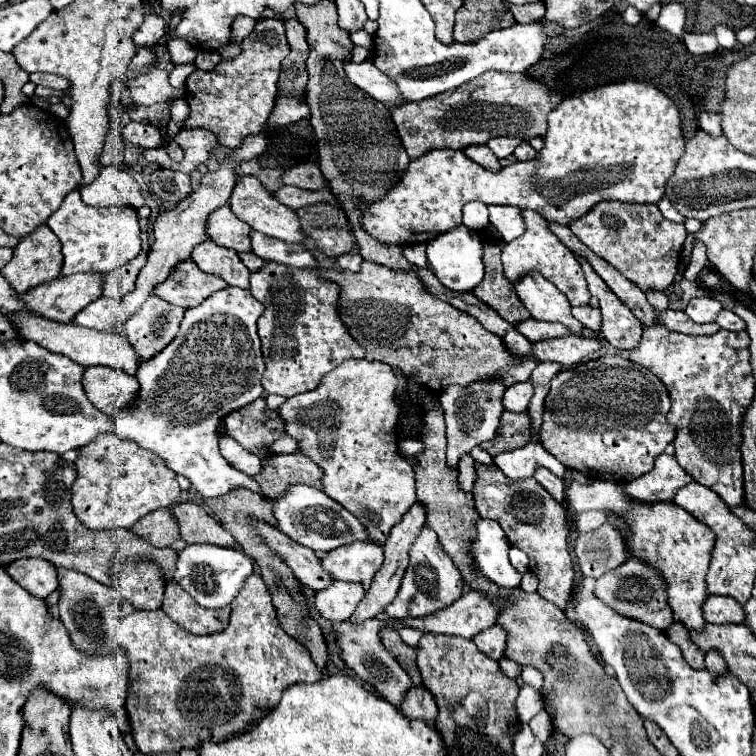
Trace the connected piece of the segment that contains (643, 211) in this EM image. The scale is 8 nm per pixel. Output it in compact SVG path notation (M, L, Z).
M602 200L600 204L592 206L588 214L572 220L570 230L596 256L610 262L616 270L620 270L632 284L636 284L644 292L664 292L678 274L680 248L686 238L686 230L682 224L664 220L656 204Z

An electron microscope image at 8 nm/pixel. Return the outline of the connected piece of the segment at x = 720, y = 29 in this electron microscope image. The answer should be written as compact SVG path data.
M718 25L714 27L713 33L716 34L718 44L722 48L732 48L736 44L736 36L734 30L724 26Z

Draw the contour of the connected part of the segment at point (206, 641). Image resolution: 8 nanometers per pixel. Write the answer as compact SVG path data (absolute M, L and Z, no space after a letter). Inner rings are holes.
M254 574L246 580L242 592L232 602L230 624L224 632L212 636L196 636L182 630L166 612L148 610L124 616L116 624L116 642L130 658L130 690L126 710L132 724L134 744L140 752L180 752L182 748L198 748L204 740L222 742L242 732L248 724L260 720L278 704L282 692L296 682L318 682L322 672L316 668L308 650L288 636L276 618L276 608L268 586Z

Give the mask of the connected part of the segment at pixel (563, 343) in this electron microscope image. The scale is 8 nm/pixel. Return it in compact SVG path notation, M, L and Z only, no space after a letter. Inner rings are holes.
M562 336L556 340L542 340L532 344L532 354L536 362L560 362L564 368L571 368L582 362L590 352L600 350L600 342L592 338Z

